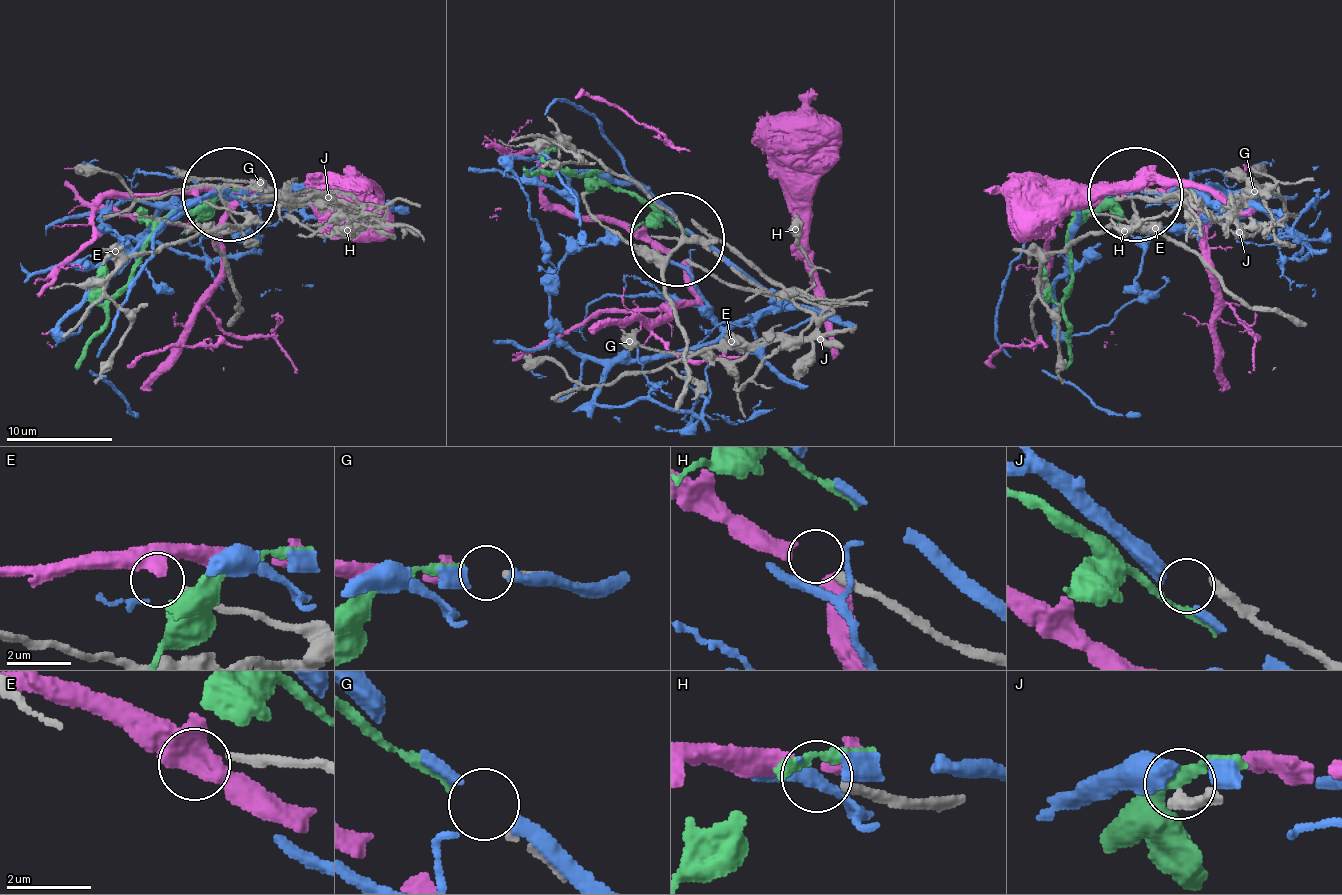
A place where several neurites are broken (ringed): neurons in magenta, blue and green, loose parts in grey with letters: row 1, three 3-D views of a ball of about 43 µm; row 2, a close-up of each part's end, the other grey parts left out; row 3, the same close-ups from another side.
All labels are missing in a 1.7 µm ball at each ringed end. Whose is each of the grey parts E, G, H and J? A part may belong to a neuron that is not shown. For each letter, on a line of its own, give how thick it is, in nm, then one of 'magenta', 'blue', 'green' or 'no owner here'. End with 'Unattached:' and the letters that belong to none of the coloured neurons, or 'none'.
E: calibre 190 nm; no owner here
G: calibre 200 nm; green
H: calibre 240 nm; no owner here
J: calibre 280 nm; no owner here
Unattached: E, H, J

